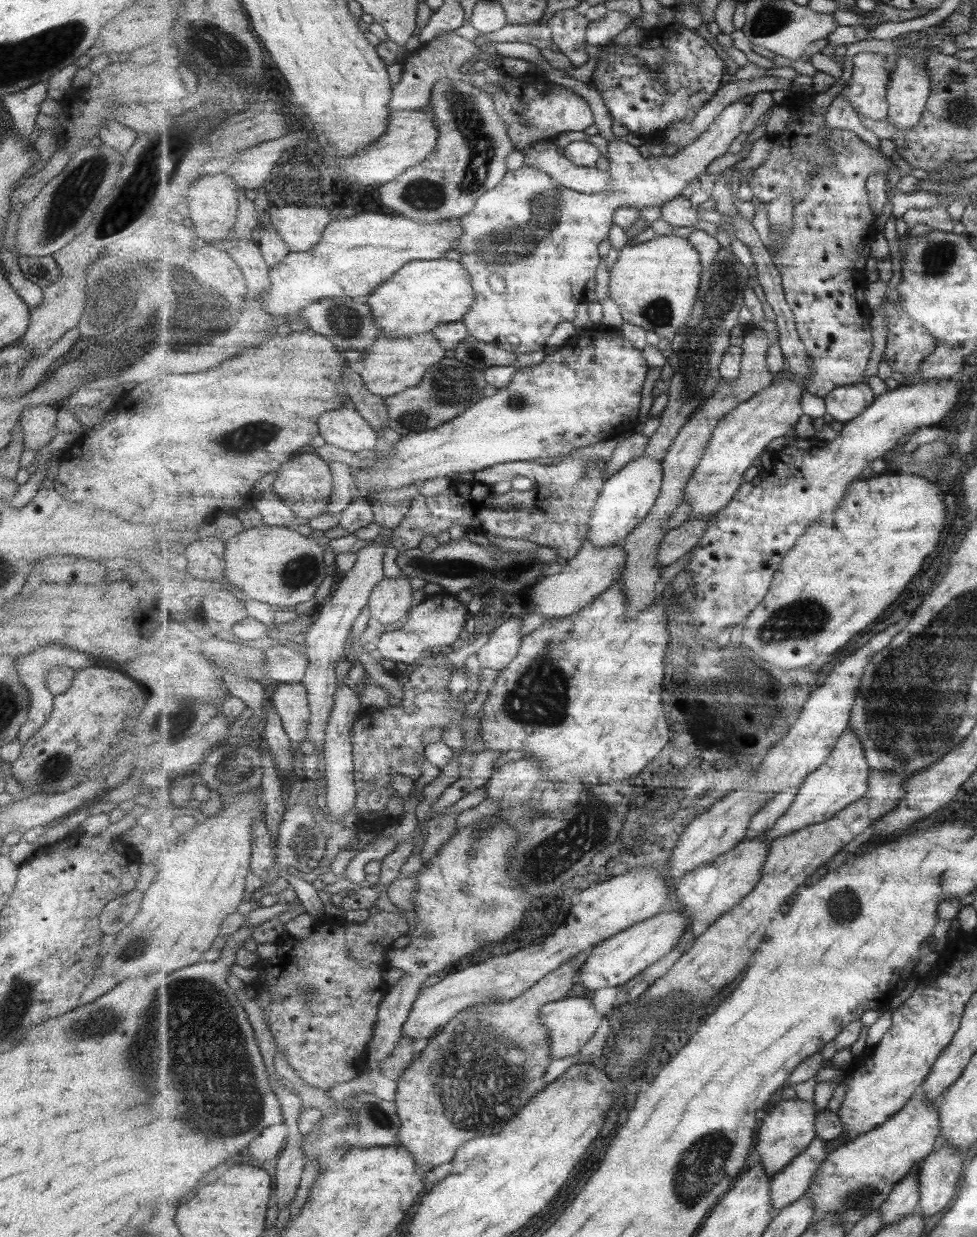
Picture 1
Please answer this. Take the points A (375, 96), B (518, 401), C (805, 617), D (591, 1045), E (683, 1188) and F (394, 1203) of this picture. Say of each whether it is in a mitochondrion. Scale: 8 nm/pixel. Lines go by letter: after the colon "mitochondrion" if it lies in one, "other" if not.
A: other
B: mitochondrion
C: mitochondrion
D: other
E: mitochondrion
F: other

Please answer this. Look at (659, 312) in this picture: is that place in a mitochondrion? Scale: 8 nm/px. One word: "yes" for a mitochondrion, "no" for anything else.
yes

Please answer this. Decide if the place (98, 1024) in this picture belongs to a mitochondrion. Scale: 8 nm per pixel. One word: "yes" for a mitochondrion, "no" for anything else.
yes

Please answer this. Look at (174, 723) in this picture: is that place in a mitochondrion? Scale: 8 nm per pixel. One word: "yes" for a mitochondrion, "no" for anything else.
yes

